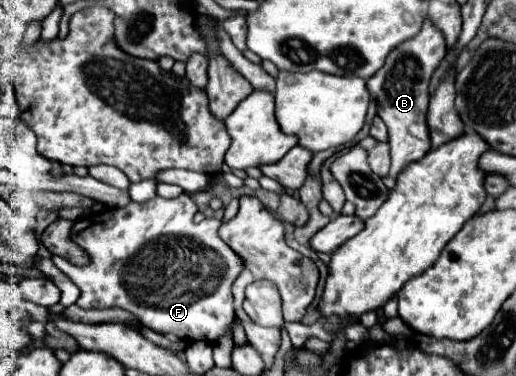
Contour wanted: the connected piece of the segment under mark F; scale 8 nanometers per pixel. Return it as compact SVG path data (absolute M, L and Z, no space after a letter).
M182 193L176 199L154 197L146 203L128 203L120 209L104 209L100 213L92 213L76 221L72 227L72 241L84 249L90 263L80 267L60 255L52 255L52 261L82 291L80 299L76 301L78 307L122 307L134 313L152 331L174 333L180 339L188 341L214 343L220 335L226 333L228 325L234 319L230 287L242 273L244 259L236 251L232 251L218 235L218 219L212 217L194 223L194 213L196 203L186 193Z

